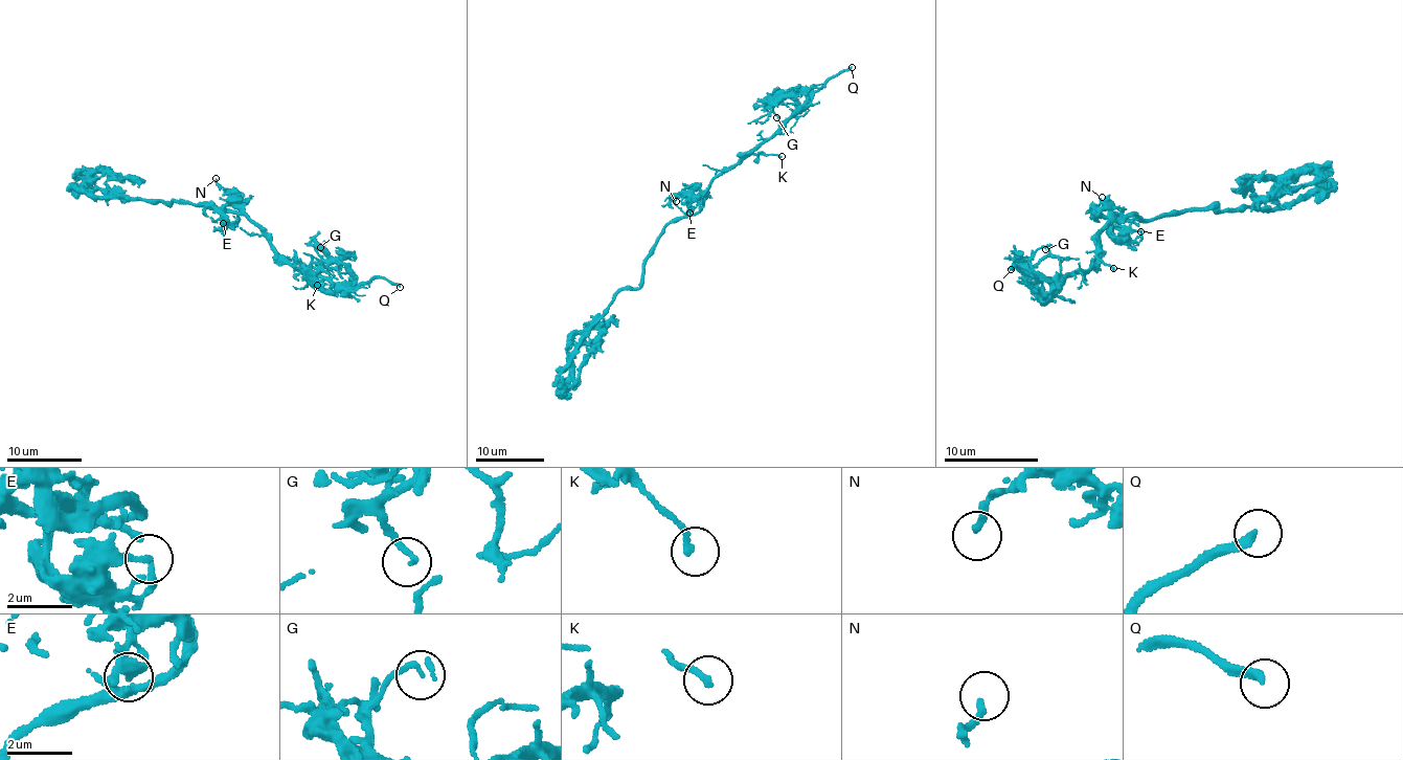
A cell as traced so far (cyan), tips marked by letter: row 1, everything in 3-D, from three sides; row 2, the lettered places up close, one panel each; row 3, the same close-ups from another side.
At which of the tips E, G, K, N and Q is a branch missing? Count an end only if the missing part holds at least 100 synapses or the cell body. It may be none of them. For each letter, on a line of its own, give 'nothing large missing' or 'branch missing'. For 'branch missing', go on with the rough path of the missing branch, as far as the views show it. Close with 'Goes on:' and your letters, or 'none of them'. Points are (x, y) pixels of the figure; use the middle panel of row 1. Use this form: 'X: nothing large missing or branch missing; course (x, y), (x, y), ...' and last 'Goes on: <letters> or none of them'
E: nothing large missing
G: nothing large missing
K: nothing large missing
N: nothing large missing
Q: branch missing; course (852, 67), (846, 64), (859, 56), (859, 45), (872, 31), (892, 62), (891, 40), (902, 24), (894, 24)
Goes on: Q

